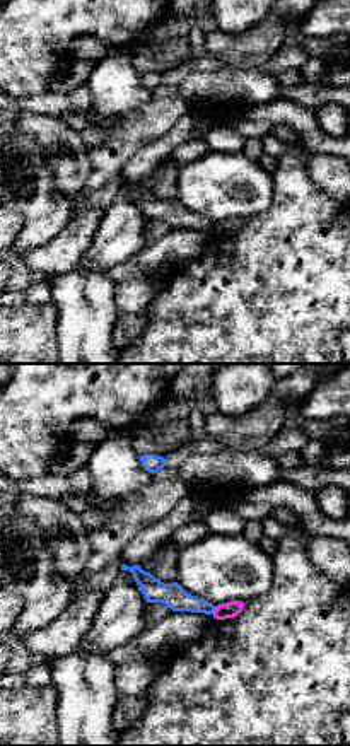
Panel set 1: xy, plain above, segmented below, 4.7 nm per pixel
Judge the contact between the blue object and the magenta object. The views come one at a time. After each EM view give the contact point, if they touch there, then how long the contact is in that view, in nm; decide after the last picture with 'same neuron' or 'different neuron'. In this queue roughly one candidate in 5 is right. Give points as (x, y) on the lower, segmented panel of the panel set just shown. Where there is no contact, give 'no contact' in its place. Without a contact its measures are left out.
(214, 610) | 40 nm

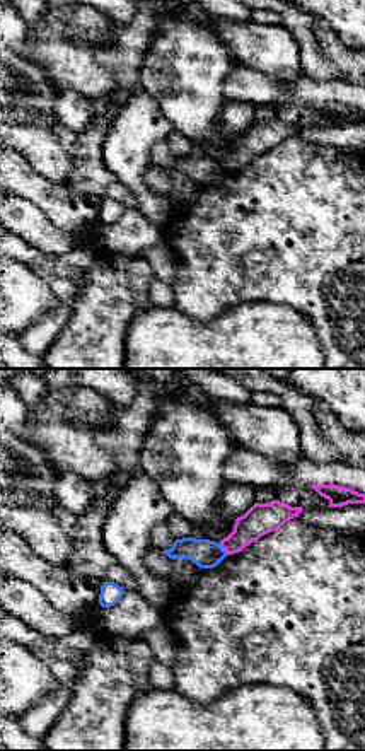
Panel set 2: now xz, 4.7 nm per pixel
(222, 548) | 70 nm

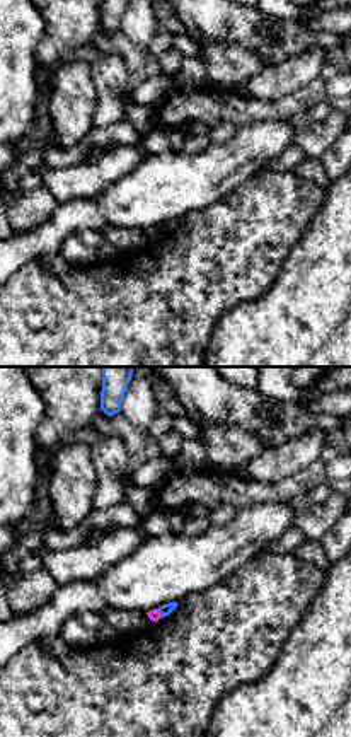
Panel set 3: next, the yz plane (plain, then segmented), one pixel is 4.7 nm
(159, 611) | 40 nm

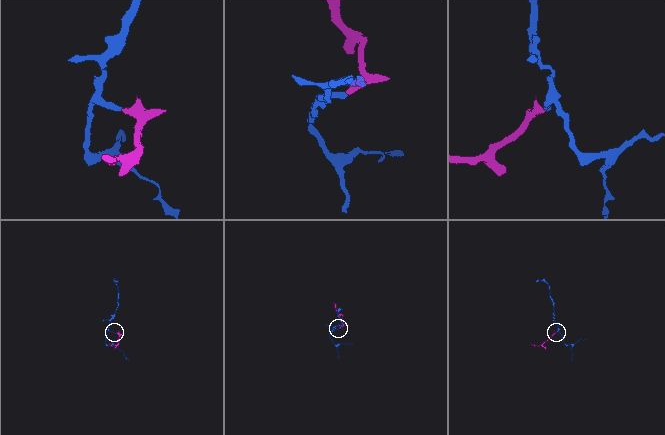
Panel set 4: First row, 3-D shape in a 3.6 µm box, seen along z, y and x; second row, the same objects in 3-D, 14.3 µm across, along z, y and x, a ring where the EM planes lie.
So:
different neuron

